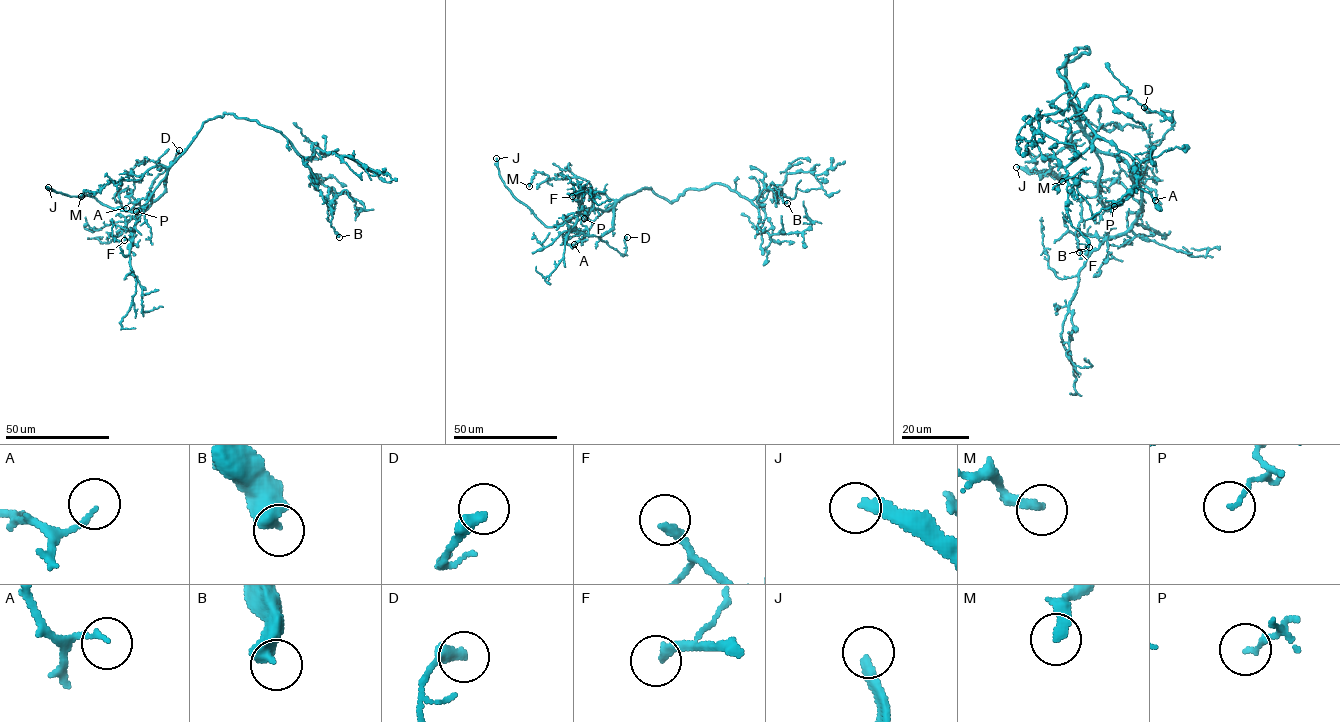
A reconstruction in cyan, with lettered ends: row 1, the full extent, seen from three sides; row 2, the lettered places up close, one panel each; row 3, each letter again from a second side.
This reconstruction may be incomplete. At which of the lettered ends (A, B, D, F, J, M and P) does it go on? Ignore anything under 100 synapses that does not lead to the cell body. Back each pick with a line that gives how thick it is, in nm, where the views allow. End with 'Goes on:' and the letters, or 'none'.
J: Thickness 280 nm
Goes on: J

